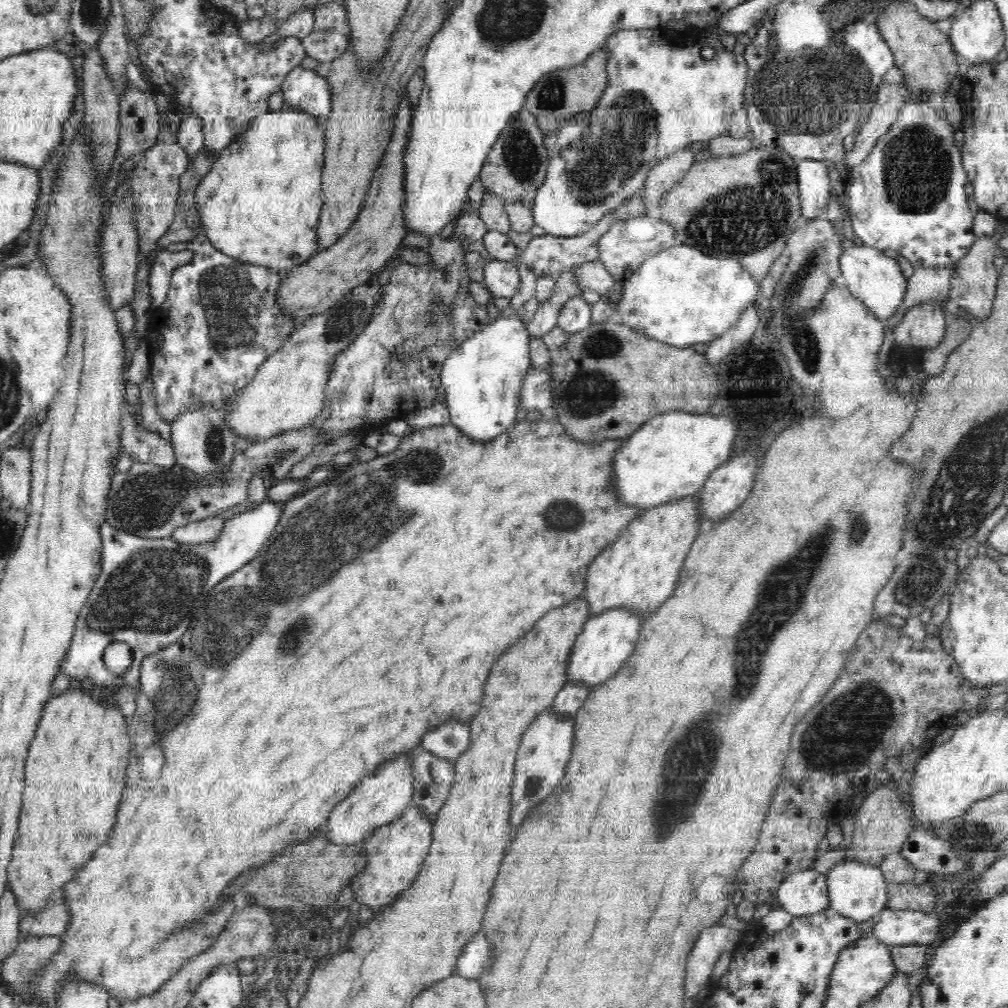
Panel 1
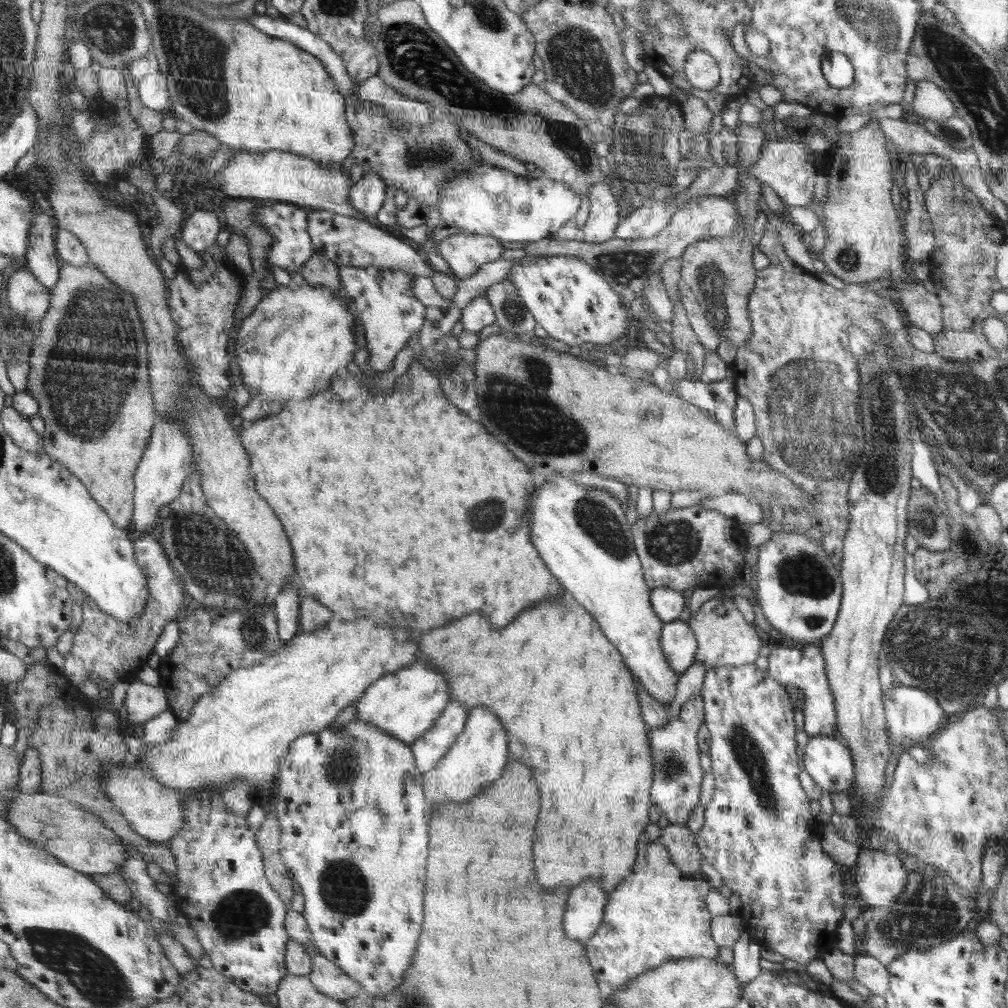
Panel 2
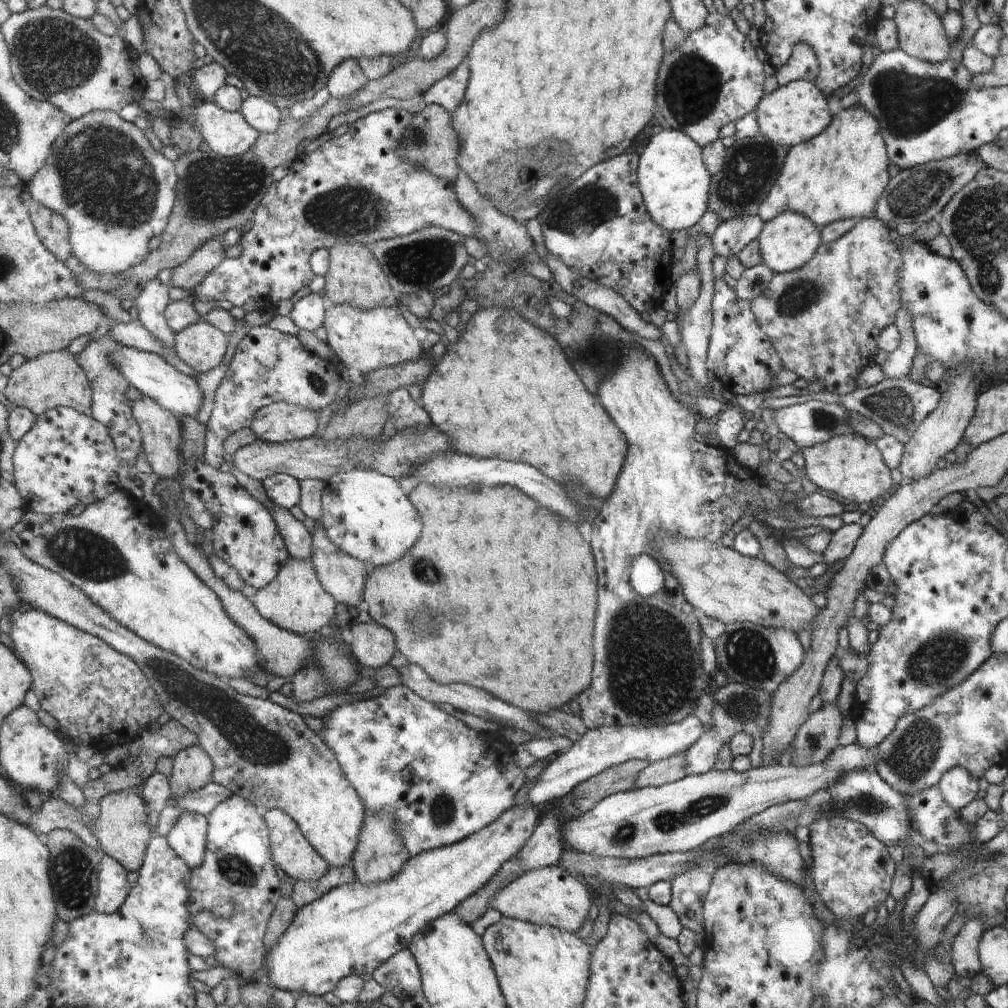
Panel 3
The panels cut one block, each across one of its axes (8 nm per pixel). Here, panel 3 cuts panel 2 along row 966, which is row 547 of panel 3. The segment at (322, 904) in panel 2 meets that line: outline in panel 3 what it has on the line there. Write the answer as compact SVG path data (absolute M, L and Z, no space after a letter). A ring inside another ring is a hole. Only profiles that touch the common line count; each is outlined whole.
M356 467L344 470L324 481L321 497L322 515L318 524L324 528L328 539L345 554L364 562L368 568L385 567L405 555L418 541L424 522L413 504L400 490L399 482L386 475Z

